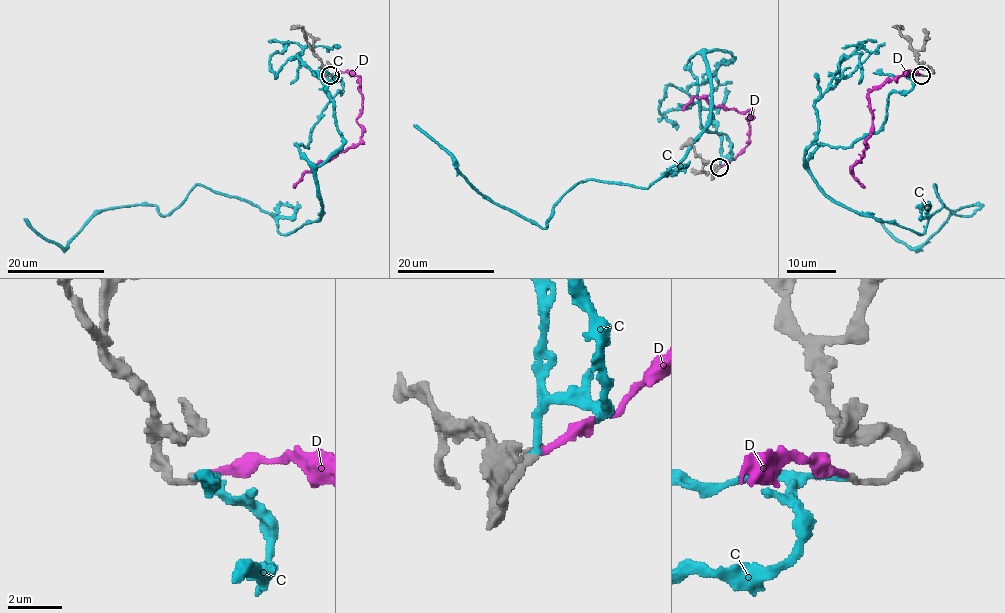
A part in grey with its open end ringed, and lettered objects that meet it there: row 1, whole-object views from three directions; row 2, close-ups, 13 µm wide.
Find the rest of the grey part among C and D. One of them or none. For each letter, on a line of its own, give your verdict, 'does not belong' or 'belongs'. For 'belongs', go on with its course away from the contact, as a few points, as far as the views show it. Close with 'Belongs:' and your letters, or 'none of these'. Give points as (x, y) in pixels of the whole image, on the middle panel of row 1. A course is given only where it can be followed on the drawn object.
C: belongs; course (718, 166), (700, 54), (711, 117), (685, 154), (646, 188), (575, 183), (545, 227), (413, 125)
D: does not belong
Belongs: C

